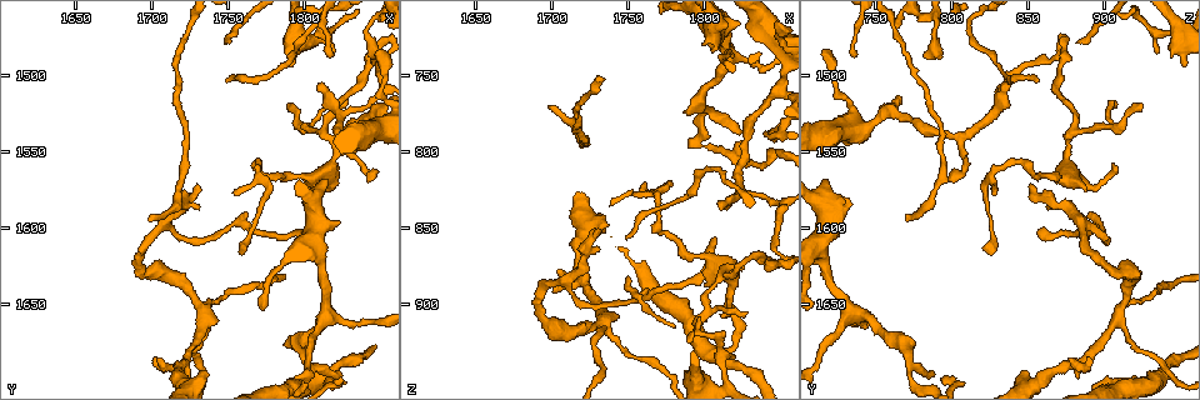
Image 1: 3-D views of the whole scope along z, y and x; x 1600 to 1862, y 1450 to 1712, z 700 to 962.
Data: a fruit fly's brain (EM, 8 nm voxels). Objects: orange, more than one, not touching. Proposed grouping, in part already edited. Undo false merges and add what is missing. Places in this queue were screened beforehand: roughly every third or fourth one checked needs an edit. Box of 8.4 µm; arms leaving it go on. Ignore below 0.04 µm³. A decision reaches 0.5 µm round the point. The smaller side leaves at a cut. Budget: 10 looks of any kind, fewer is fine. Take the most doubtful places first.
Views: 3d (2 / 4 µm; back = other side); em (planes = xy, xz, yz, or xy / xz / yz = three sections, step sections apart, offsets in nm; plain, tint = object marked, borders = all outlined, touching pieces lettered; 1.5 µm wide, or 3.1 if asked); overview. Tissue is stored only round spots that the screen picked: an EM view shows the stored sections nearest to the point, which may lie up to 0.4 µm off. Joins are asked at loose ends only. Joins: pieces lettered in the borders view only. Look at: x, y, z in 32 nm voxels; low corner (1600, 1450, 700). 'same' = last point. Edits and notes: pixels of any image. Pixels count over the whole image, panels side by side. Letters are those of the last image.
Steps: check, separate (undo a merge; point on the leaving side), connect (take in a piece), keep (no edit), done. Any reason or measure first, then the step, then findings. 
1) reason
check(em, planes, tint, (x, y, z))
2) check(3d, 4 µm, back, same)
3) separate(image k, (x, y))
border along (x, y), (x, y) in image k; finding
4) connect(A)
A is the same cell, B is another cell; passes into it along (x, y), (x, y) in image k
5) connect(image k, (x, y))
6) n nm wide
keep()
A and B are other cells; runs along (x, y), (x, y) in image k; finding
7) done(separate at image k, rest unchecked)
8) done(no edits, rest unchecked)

abrupt turn
check(3d, 2 µm, (1846, 1490, 870))

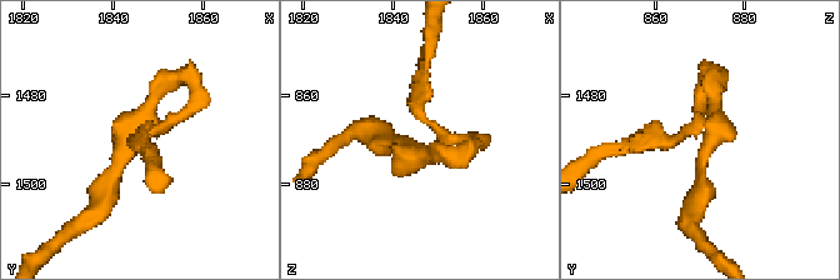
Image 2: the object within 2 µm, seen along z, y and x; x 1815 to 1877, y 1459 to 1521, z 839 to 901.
check(em, planes, borders, (1845, 1490, 870))

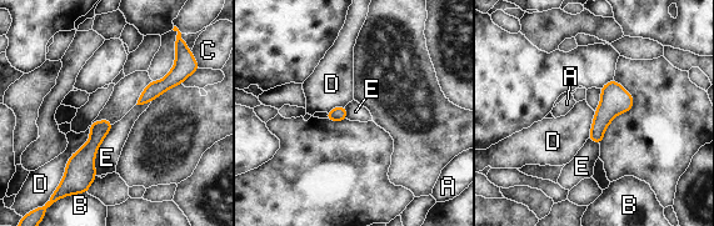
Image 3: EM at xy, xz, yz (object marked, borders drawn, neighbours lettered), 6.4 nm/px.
D touches over 400 nm
keep()
A, B, C, D and E are other cells; continuous, no second neuron

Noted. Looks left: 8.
sudden change in width
check(em, planes, tint, (1820, 1552, 876))

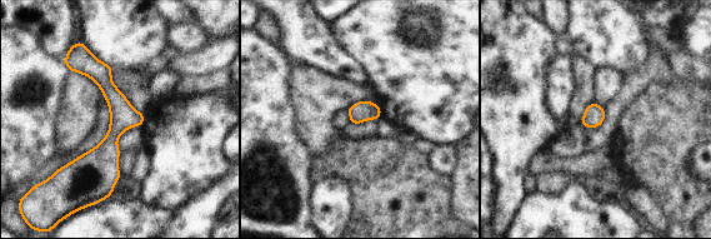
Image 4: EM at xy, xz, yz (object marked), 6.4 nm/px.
see the neighbours
check(em, planes, borders, same)

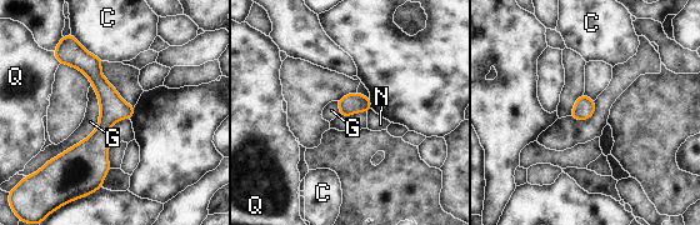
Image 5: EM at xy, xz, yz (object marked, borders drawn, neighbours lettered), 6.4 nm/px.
keep()
C, G, N and Q are other cells; border along (91, 84), (98, 126), (36, 173) in image 5; continuous, no second neuron

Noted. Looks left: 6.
free end
check(3d, 2 µm, (1762, 1614, 818))

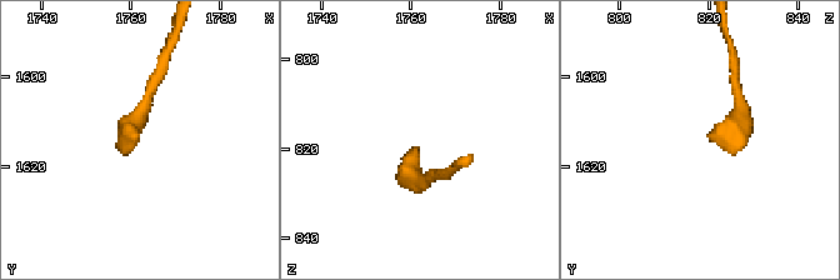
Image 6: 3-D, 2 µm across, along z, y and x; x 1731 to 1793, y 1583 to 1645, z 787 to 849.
need the tissue
check(em, xy, step 8, plain, (1761, 1613, 819))

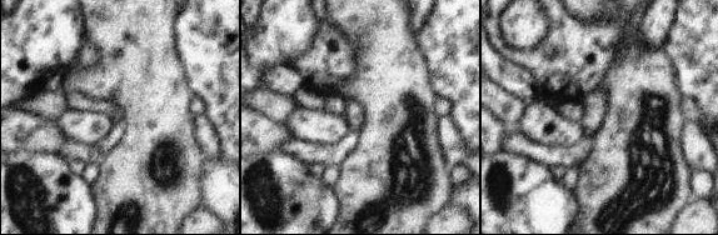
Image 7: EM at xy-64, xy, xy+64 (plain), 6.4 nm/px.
what lies round it
check(em, xy, step 8, borders, same)

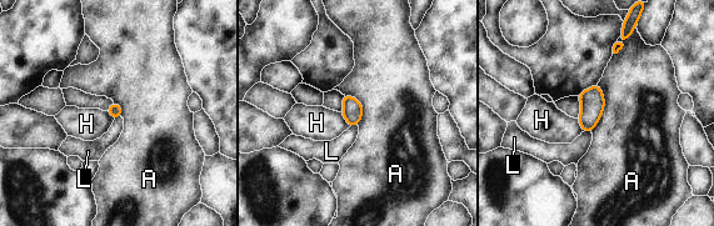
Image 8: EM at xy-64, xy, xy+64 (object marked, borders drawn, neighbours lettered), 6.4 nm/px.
A touches over 300 nm
keep()
A, H and L are other cells; border along (340, 112), (349, 126) in image 8; none of them fits

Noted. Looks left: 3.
a narrow waist
check(3d, 4 µm, (1744, 1646, 928))

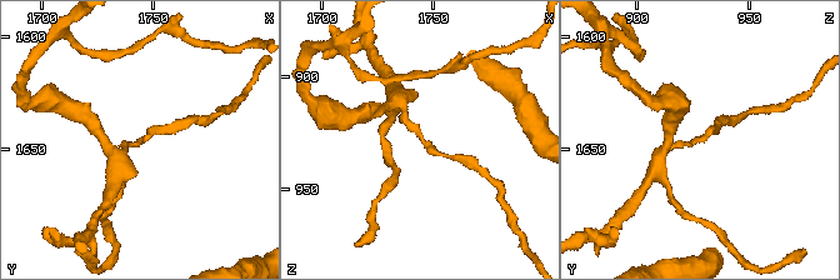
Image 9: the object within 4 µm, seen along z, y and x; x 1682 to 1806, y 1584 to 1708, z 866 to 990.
arms of 160, 260 nm; now the EM
check(em, xy, step 4, borders, (1744, 1647, 928))

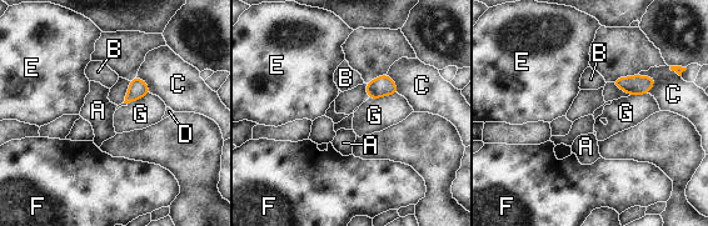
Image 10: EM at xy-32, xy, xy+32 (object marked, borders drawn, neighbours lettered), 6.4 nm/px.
check(em, planes, borders, same)

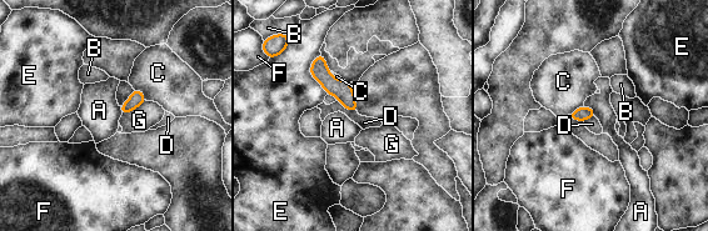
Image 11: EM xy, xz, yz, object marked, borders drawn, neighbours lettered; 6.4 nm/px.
keep()
A, B, C, D, E, F and G are other cells; border along (584, 105), (589, 106), (597, 115) in image 11; continuous, no second neuron

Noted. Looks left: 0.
done(no edits, rest unchecked)

